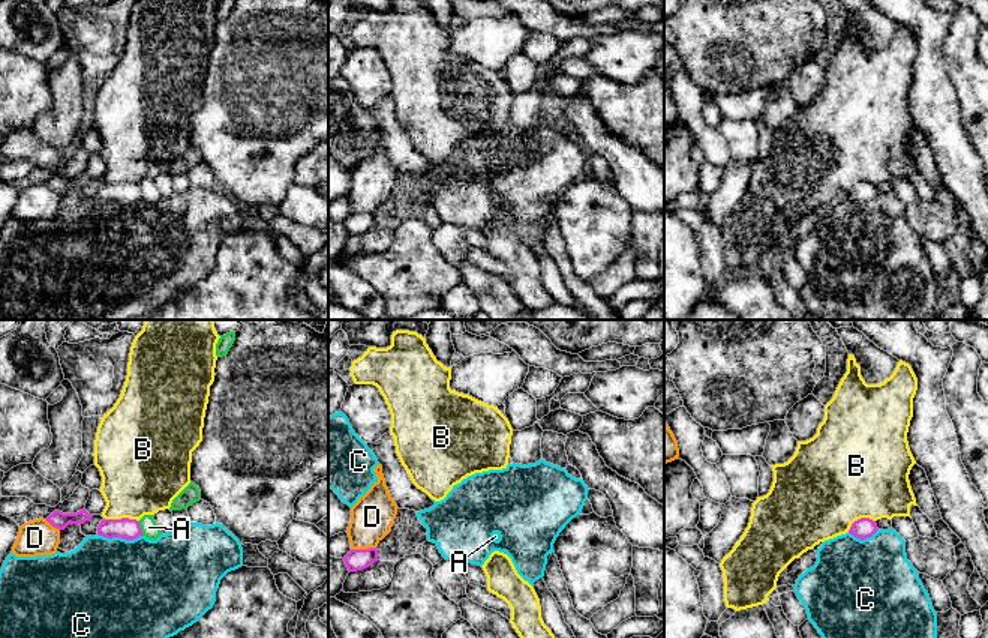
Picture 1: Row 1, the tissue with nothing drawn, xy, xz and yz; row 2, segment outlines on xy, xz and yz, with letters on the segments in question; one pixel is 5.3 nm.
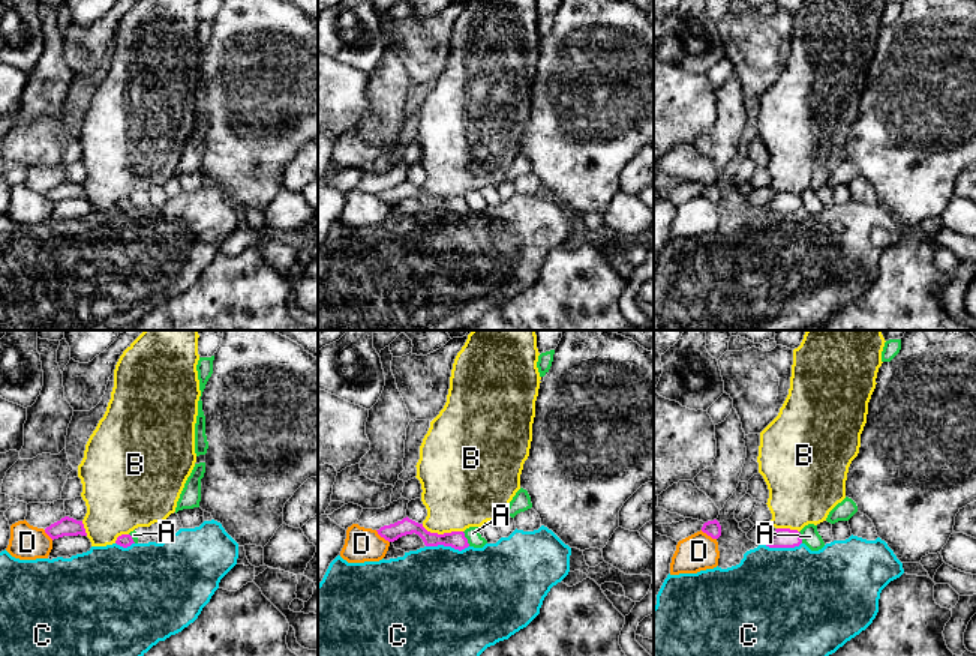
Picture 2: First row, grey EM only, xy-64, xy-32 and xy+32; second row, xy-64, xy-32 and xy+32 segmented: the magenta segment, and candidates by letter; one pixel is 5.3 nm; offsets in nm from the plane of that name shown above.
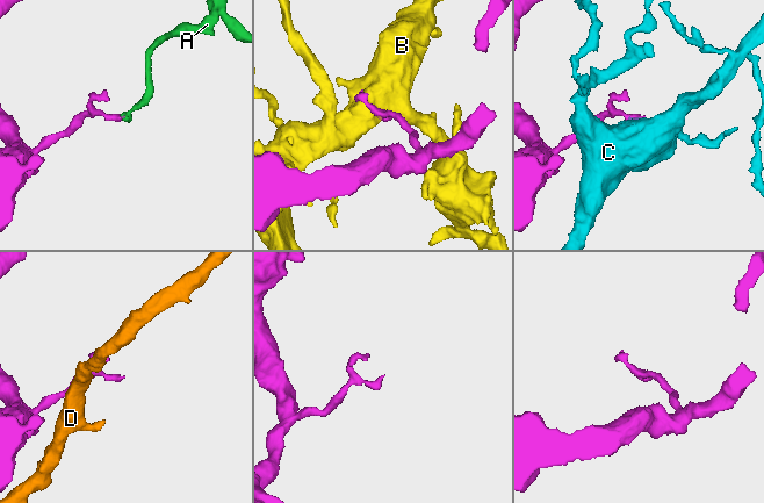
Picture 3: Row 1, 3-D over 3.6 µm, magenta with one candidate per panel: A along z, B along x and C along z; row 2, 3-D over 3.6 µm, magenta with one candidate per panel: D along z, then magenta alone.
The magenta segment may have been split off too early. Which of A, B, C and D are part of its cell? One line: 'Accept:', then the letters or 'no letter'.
Accept: no letter

